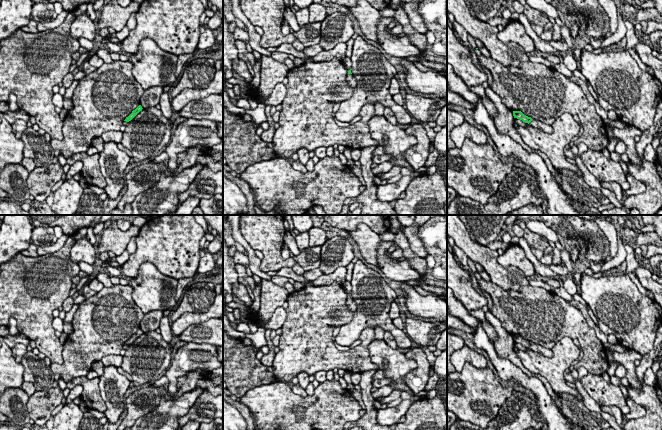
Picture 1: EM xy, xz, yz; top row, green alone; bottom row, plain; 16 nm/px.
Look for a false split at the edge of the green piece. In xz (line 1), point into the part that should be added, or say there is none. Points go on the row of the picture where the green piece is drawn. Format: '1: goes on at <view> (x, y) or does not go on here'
1: goes on at xz (351, 80)

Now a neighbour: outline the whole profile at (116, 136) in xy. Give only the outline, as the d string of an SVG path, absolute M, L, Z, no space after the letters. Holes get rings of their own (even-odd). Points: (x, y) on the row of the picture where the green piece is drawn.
M106 131L101 135L104 142L114 141L115 143L120 143L123 137L123 132L119 131Z

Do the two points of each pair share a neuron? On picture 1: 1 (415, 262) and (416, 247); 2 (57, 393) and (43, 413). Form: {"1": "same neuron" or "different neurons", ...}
{"1": "different neurons", "2": "same neuron"}

